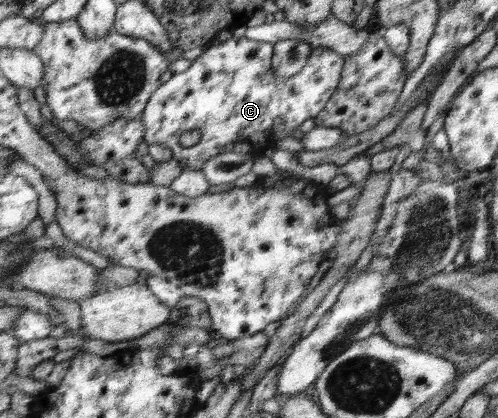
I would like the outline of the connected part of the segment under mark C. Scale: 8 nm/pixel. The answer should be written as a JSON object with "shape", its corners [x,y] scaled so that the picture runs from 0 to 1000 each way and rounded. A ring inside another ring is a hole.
{"shape":[[[462,89],[440,110],[418,110],[386,146],[386,156],[365,175],[349,175],[341,191],[323,201],[295,244],[287,263],[289,344],[317,344],[345,361],[345,376],[365,390],[365,404],[404,407],[414,388],[434,368],[470,364],[520,371],[534,356],[554,352],[562,337],[586,325],[598,301],[635,280],[673,225],[687,189],[695,139],[667,117],[629,112],[620,129],[622,182],[590,179],[560,189],[546,172],[550,136],[548,100],[518,100],[494,89]],[[398,311],[406,328],[398,344],[369,354],[359,333],[369,316]]]}

